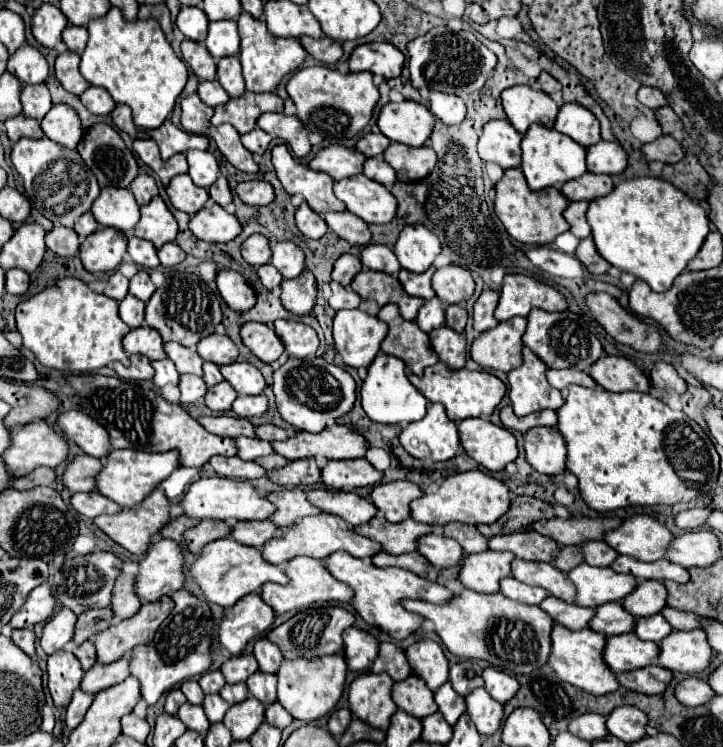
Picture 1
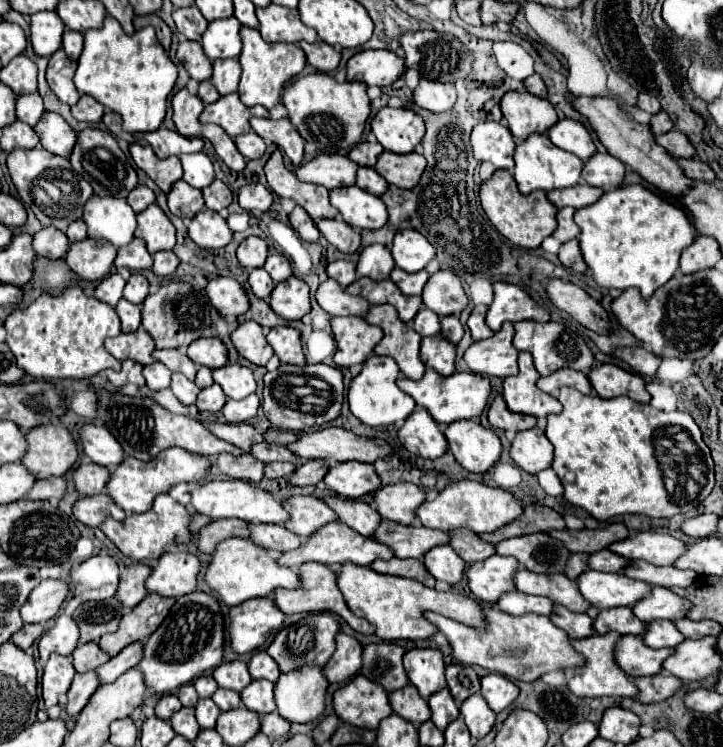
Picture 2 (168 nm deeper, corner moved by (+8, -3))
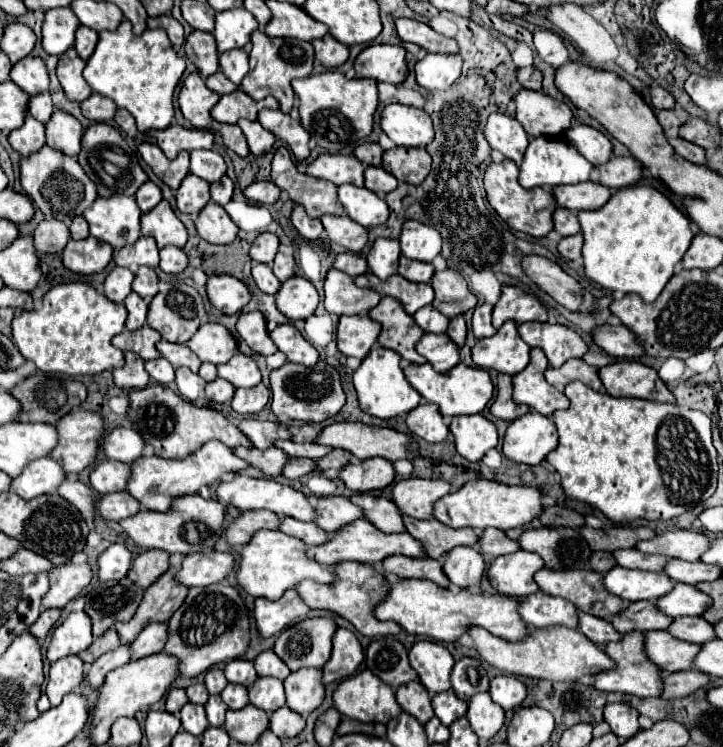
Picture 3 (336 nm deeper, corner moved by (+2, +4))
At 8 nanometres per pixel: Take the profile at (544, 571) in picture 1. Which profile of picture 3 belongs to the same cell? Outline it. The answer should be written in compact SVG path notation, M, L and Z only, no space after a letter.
M543 567L535 573L535 583L543 593L563 597L575 603L581 611L611 621L615 613L623 611L625 603L619 597L607 593L601 579L601 573L583 569L551 571Z

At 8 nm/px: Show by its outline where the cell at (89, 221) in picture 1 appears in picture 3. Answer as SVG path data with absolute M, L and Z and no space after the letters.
M75 217L69 229L71 229L71 237L73 239L85 239L85 237L89 237L89 223L85 221L85 217Z

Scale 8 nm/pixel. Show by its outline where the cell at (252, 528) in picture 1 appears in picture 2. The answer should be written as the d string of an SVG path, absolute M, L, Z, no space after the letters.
M251 524L251 540L259 546L267 546L267 550L287 552L301 546L303 538L287 530L279 524Z

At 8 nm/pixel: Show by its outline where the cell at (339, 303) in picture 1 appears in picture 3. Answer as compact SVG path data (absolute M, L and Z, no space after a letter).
M329 269L327 277L325 277L325 309L329 313L335 315L365 315L371 311L371 307L375 307L379 303L381 295L373 289L359 289L353 283L353 277L349 277L347 273L339 271L339 269Z

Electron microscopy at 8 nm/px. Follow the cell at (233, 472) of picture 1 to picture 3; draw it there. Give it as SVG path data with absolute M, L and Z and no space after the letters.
M237 447L233 449L233 453L241 459L245 459L249 465L257 467L259 471L263 471L267 477L275 477L281 473L283 465L287 463L287 455L283 451L279 451L277 447L269 447L267 451L259 451L259 449L245 449L245 447Z

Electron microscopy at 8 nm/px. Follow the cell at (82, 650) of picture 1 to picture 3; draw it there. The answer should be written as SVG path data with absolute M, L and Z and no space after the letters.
M111 627L111 631L105 631L101 637L97 637L85 651L79 653L79 657L85 661L85 663L93 663L97 657L101 657L103 653L107 651L113 651L121 647L121 639L117 635L117 631Z

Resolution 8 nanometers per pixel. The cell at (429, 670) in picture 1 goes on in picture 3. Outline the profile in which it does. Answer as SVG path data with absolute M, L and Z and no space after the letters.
M433 641L415 643L409 651L409 661L419 675L419 681L427 687L429 695L437 695L451 687L449 677L455 661L441 643Z

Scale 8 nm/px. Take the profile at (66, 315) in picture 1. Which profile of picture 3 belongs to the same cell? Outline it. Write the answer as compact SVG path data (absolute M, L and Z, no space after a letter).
M65 283L55 285L43 295L43 307L39 311L21 311L13 323L13 339L19 347L19 353L33 361L37 369L45 373L65 373L65 375L95 375L105 369L123 367L123 353L111 345L111 339L125 329L127 310L125 305L117 305L109 301L105 295L97 293L87 283Z

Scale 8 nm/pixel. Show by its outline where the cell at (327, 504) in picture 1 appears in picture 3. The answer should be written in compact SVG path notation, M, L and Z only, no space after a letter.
M355 493L353 497L349 497L351 503L355 503L357 507L363 509L365 519L375 525L379 531L383 533L403 533L403 521L401 521L401 511L397 509L397 505L385 497L373 497L373 495L365 495L365 493Z

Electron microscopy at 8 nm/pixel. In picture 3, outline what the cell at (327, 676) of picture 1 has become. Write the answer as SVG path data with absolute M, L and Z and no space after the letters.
M299 669L291 673L285 681L285 695L287 707L303 717L315 711L323 703L323 681L321 669Z

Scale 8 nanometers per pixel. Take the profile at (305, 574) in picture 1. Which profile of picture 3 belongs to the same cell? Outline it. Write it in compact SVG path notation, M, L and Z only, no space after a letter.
M355 561L337 563L333 567L333 573L337 579L329 585L315 583L315 581L303 581L295 587L295 591L299 591L299 597L303 599L303 603L307 603L309 609L333 611L333 613L345 617L347 621L351 621L355 625L355 629L359 633L363 633L365 637L387 637L387 635L397 635L401 631L397 627L397 623L379 621L371 613L373 607L377 603L381 603L381 599L386 598L389 590L389 584L383 574L373 571L371 567L367 567L363 563L355 563Z

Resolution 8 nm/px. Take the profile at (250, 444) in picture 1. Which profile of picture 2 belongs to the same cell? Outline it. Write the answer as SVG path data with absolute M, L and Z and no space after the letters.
M261 442L261 444L255 444L253 448L251 448L251 452L253 452L253 456L257 458L257 460L261 460L261 462L293 462L293 464L297 464L301 458L299 456L295 456L289 448L285 448L285 446L277 446L277 444L267 444L267 442Z

